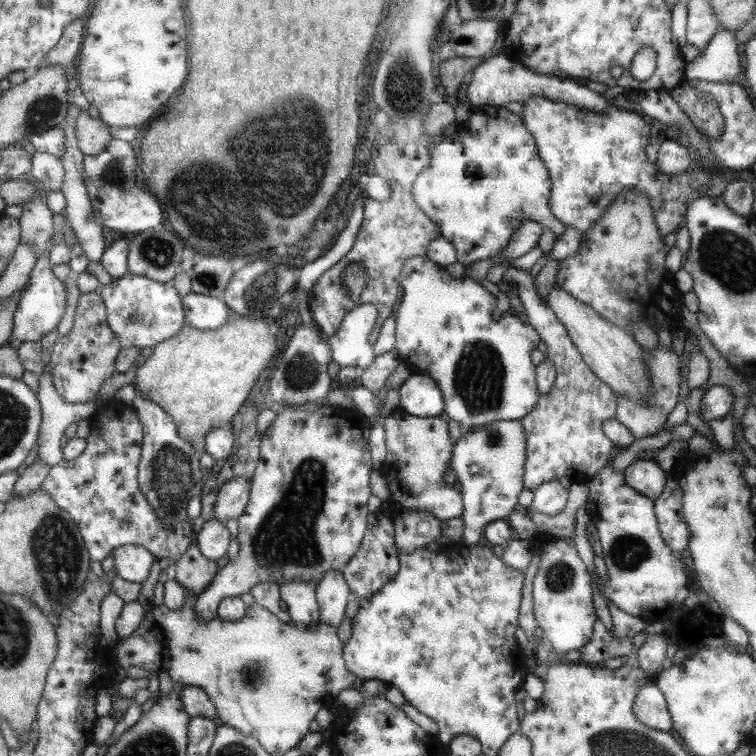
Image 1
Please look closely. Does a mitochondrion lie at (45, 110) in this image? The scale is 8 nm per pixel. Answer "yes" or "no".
yes

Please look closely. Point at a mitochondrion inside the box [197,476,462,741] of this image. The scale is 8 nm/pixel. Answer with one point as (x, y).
(252, 675)

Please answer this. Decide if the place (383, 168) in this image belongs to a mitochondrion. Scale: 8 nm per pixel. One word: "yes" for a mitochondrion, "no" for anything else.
no

